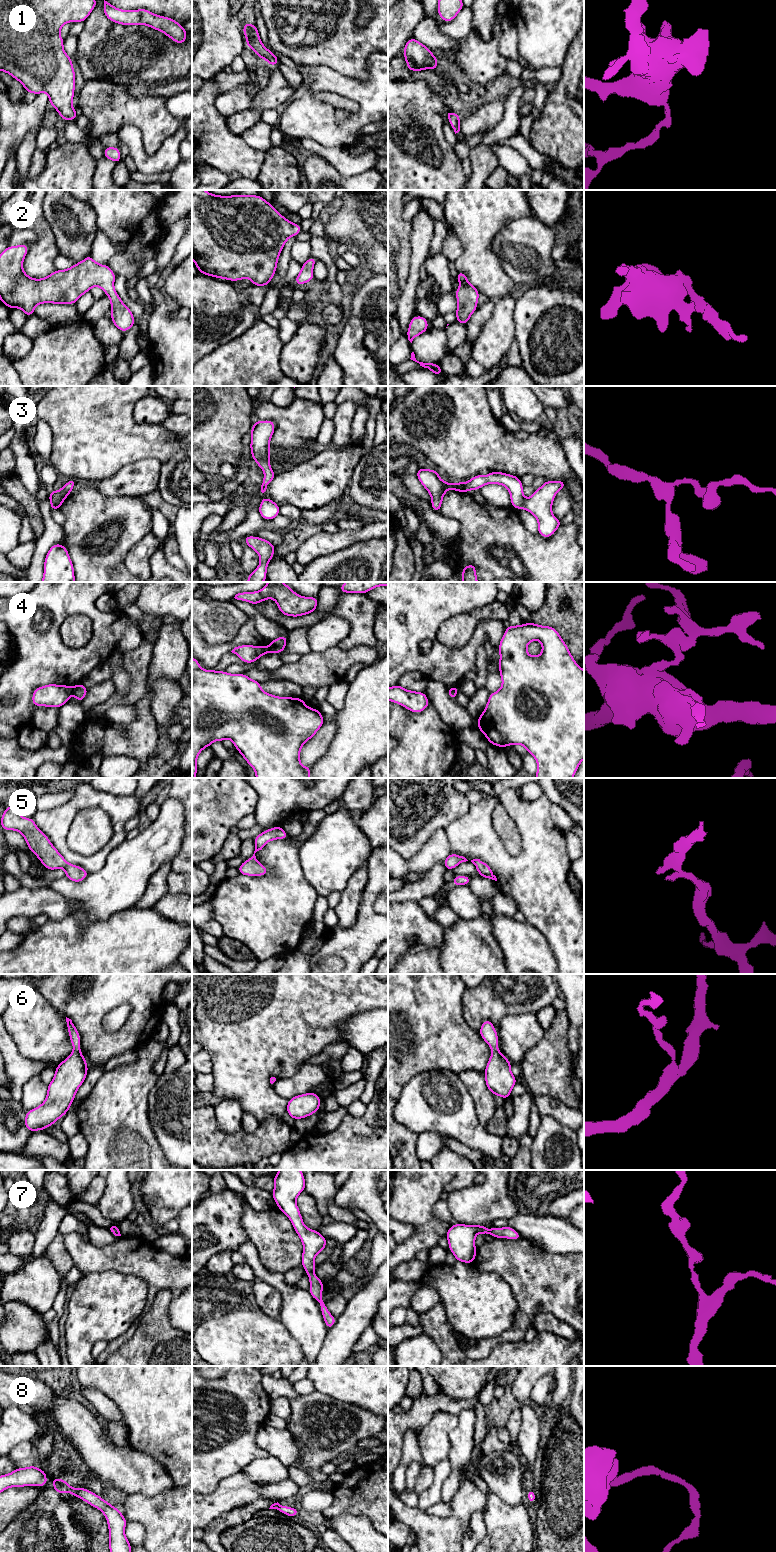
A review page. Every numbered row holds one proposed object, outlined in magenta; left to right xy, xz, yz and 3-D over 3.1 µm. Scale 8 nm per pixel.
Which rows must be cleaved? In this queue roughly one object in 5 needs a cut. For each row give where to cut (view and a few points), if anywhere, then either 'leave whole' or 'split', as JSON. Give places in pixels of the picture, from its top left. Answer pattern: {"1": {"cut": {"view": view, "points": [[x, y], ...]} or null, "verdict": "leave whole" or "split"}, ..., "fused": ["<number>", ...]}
{"1": {"cut": null, "verdict": "leave whole"}, "2": {"cut": null, "verdict": "leave whole"}, "3": {"cut": null, "verdict": "leave whole"}, "4": {"cut": {"view": "xy", "points": [[74, 687], [72, 692]]}, "verdict": "split"}, "5": {"cut": null, "verdict": "leave whole"}, "6": {"cut": null, "verdict": "leave whole"}, "7": {"cut": null, "verdict": "leave whole"}, "8": {"cut": null, "verdict": "leave whole"}, "fused": ["4"]}

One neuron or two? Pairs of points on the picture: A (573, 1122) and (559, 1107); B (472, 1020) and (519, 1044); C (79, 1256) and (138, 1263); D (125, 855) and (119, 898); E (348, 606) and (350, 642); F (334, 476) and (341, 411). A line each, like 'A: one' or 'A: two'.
A: one
B: two
C: one
D: one
E: one
F: two

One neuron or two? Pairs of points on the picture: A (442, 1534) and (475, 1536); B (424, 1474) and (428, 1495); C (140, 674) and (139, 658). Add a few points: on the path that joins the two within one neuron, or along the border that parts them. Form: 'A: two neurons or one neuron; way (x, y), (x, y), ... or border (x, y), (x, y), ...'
A: two neurons; border (473, 1513), (469, 1519), (469, 1527), (461, 1541)
B: two neurons; border (433, 1468), (433, 1482), (419, 1494)
C: one neuron; way (139, 670), (139, 662)

